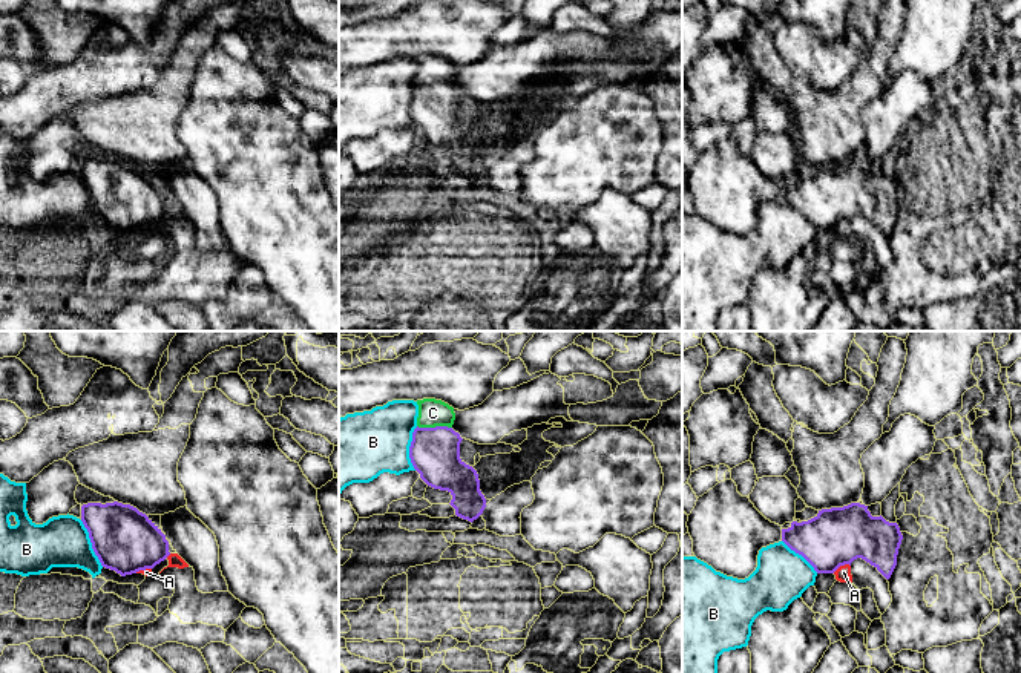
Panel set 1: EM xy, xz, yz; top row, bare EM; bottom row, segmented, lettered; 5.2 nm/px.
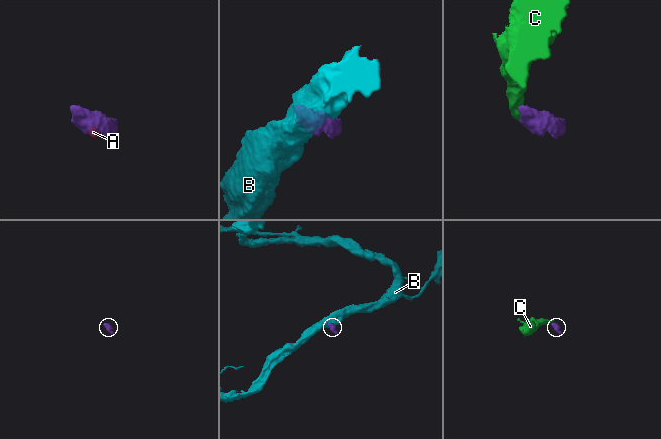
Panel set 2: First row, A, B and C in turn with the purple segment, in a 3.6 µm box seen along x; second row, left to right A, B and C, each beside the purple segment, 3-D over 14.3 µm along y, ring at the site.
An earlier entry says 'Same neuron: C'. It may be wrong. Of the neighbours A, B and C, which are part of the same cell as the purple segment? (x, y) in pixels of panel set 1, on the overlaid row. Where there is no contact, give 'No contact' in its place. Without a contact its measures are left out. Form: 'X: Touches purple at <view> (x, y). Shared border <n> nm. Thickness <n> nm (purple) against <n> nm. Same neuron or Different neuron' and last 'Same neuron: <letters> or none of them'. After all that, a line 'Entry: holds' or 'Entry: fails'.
A: Touches purple at yz (840, 564). Shared border 100 nm. Thickness 300 nm (purple) against 80 nm. Different neuron
B: Touches purple at xy (91, 541). Shared border 280 nm. Thickness 340 nm (purple) against 280 nm. Different neuron
C: Touches purple at xz (436, 426). Shared border 180 nm. Thickness 260 nm (purple) against 150 nm. Same neuron
Same neuron: C
Entry: holds

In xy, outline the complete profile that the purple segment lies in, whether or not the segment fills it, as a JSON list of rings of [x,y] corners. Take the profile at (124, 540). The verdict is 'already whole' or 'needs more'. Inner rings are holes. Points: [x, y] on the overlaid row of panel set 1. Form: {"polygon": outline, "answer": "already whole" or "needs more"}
{"polygon": [[[83,504],[81,521],[101,566],[121,576],[153,569],[170,555],[161,529],[130,504]]], "answer": "already whole"}

